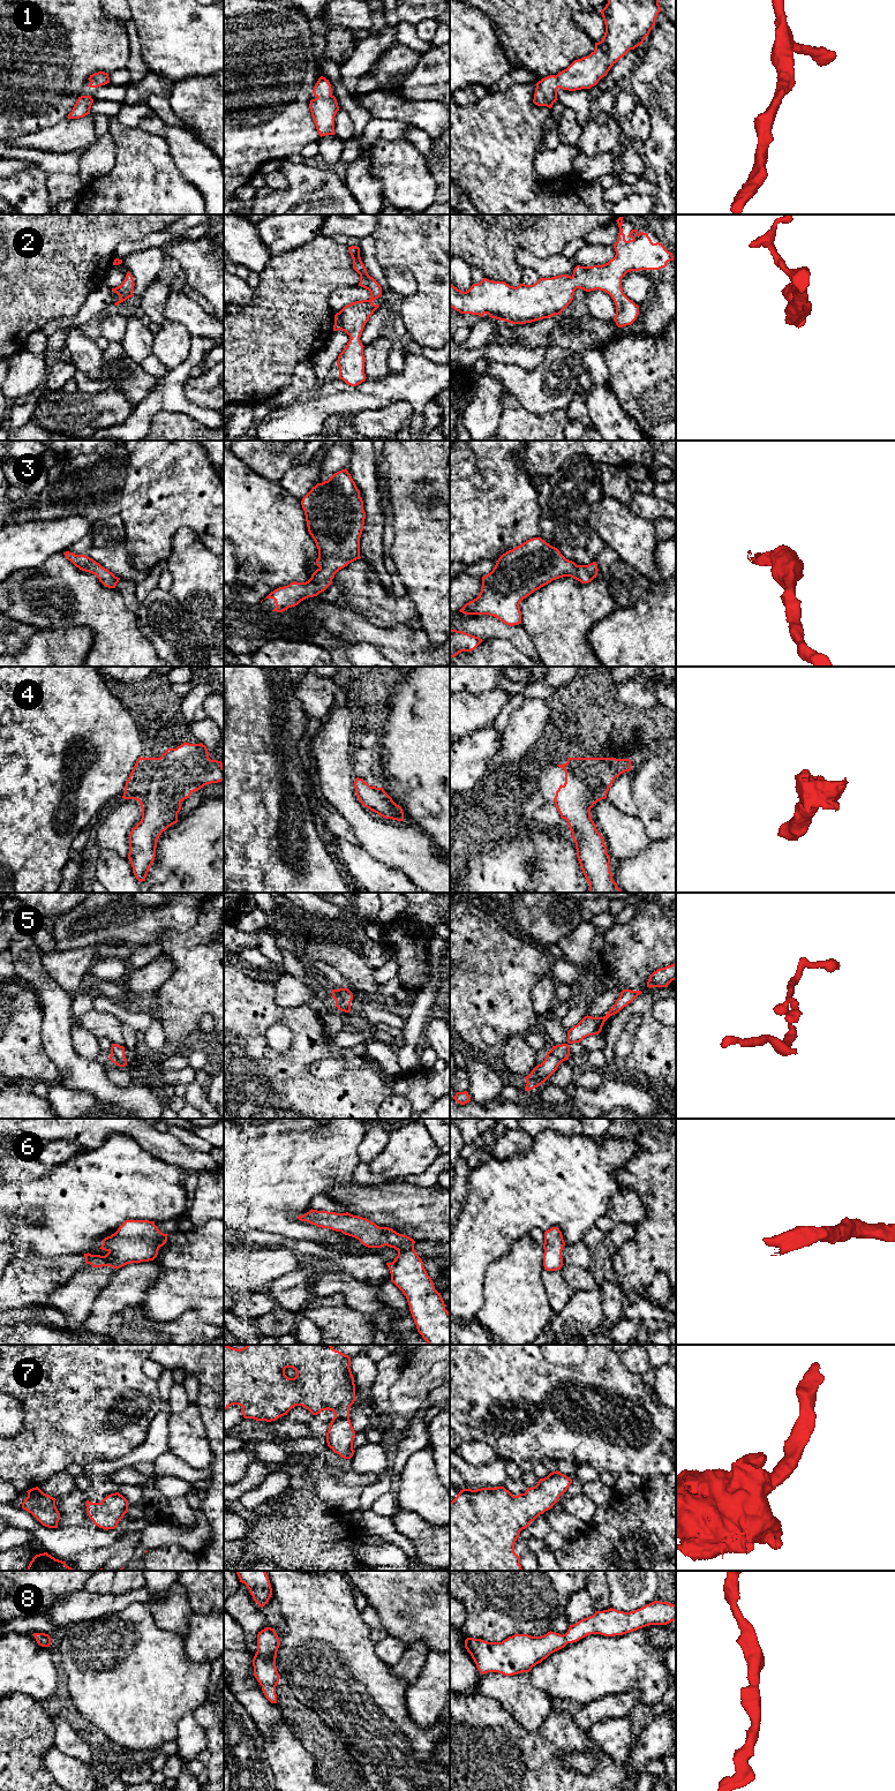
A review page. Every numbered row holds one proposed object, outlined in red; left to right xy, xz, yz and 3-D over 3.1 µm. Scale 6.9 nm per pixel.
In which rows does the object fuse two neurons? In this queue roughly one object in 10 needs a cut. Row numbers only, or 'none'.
none

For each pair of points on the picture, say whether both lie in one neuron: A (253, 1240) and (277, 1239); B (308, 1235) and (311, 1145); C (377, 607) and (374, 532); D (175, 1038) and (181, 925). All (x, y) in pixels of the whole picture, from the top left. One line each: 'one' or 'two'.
A: one
B: one
C: two
D: two

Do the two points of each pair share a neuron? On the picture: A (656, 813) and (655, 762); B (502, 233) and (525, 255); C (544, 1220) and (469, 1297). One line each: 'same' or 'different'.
A: same
B: different
C: same

